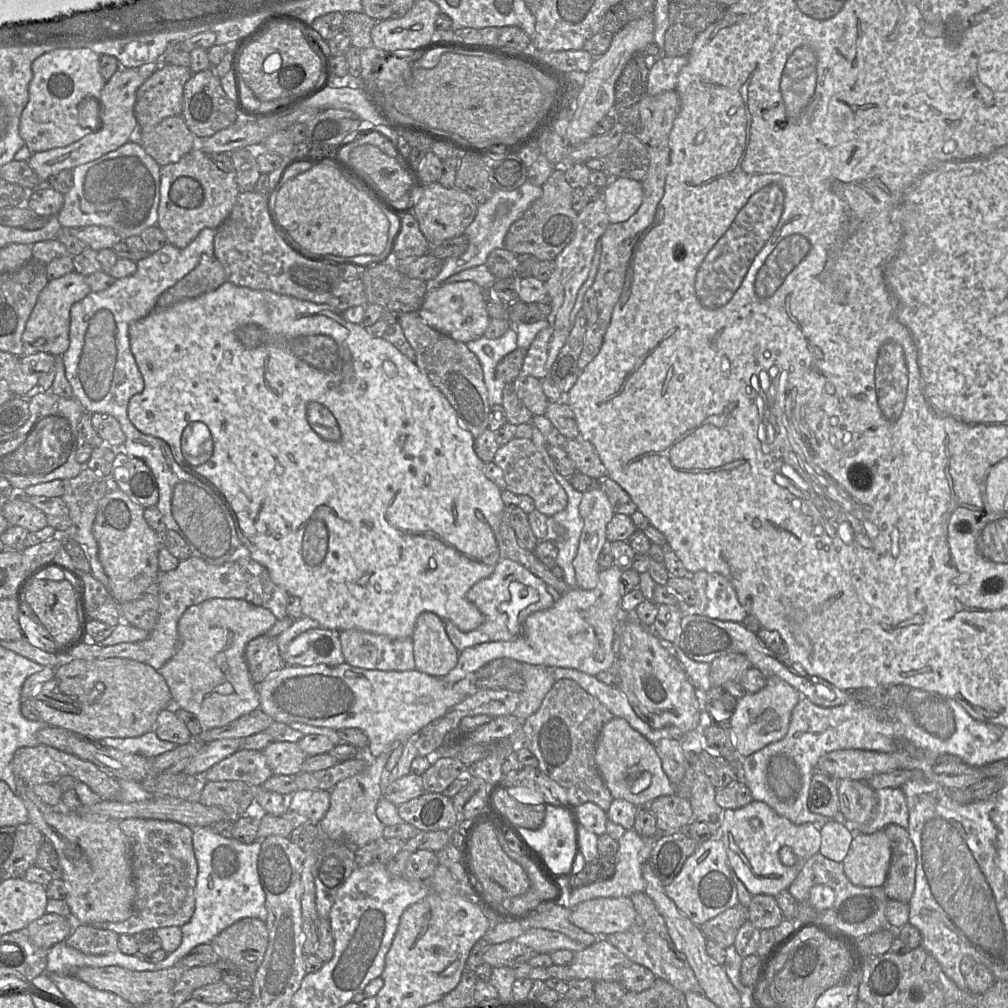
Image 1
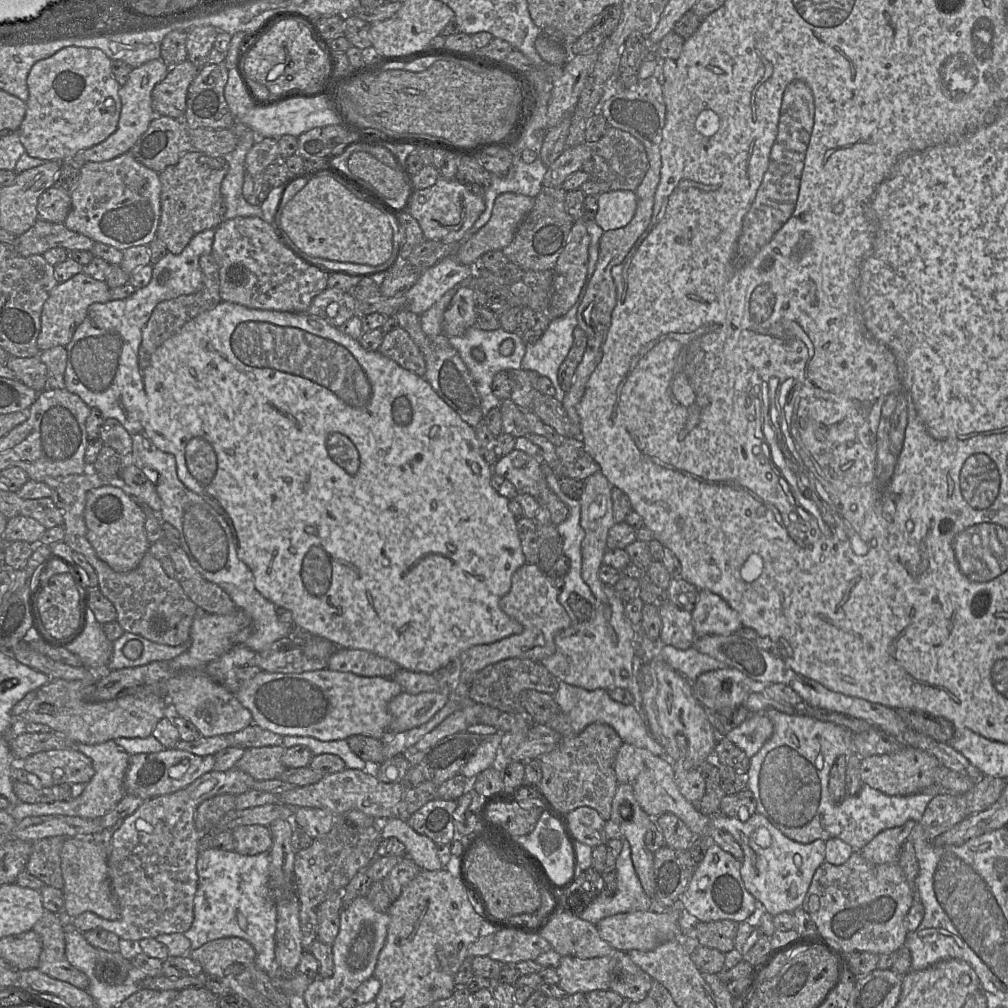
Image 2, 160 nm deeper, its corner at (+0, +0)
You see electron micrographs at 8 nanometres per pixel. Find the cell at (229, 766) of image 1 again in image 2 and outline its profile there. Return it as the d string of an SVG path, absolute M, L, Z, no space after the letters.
M237 769L210 771L187 787L163 796L146 800L121 827L113 834L108 853L108 874L111 890L119 909L117 920L107 920L92 912L83 912L71 919L79 931L104 929L116 934L120 939L140 941L156 938L160 934L184 933L190 929L194 920L194 897L198 889L198 841L195 828L195 814L198 806L205 800L222 794L238 796L253 789L256 780Z

